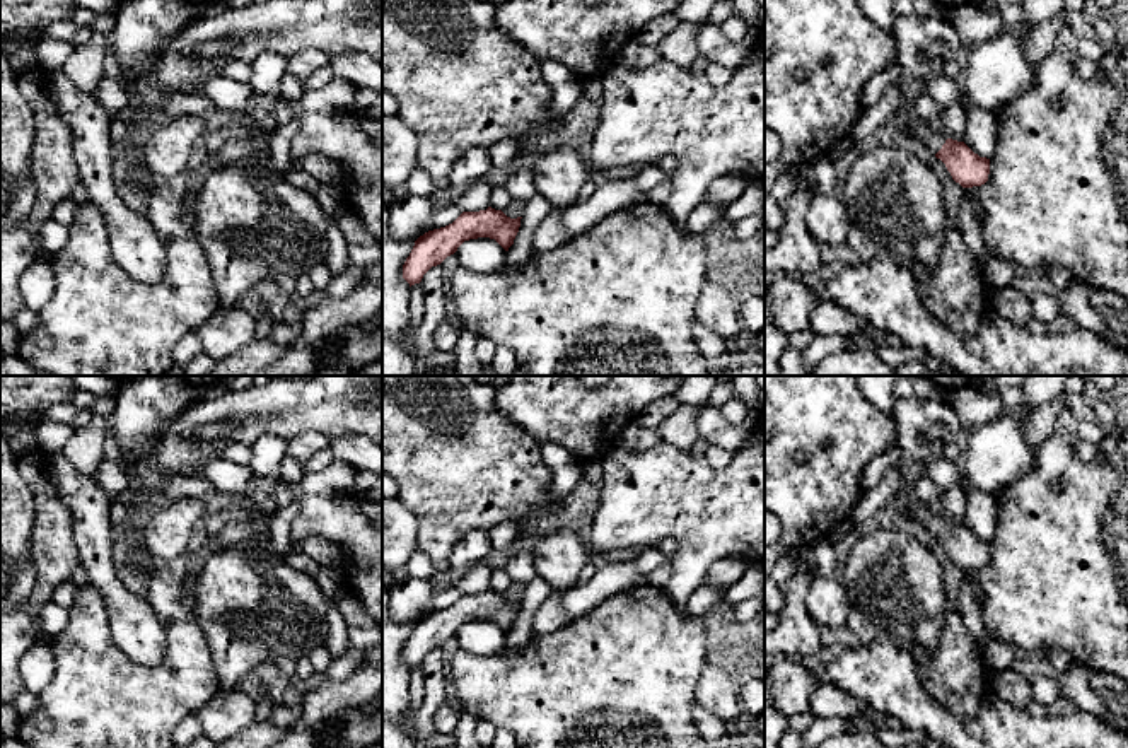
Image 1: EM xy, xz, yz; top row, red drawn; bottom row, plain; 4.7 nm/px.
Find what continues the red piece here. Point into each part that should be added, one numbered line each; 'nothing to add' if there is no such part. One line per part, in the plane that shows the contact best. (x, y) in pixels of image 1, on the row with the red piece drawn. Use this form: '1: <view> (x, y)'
1: yz (934, 139)

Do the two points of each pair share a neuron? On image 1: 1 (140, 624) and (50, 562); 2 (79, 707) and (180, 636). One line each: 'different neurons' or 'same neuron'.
1: different neurons
2: same neuron

